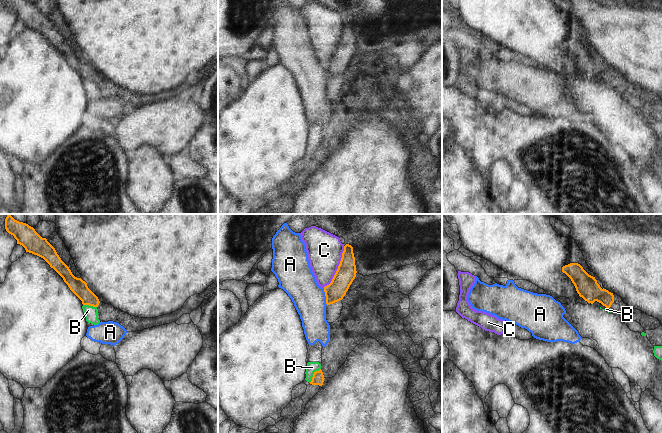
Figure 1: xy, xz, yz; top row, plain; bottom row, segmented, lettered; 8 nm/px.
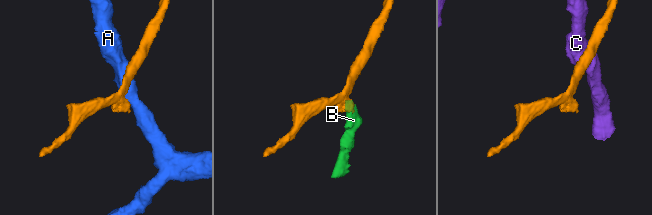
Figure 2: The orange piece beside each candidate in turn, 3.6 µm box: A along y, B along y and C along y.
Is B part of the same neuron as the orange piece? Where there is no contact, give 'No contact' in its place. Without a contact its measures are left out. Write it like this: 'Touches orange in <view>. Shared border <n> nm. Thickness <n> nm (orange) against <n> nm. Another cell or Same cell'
Touches orange in xz. Shared border 150 nm. Thickness 100 nm (orange) against 90 nm. Same cell.

